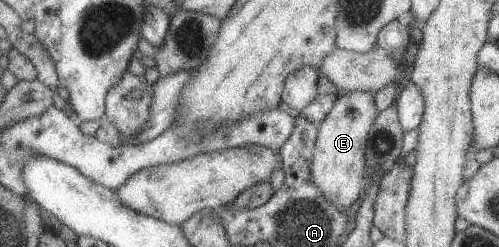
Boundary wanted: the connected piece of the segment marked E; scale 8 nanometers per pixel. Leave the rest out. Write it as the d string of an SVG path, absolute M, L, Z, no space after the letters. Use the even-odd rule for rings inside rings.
M363 91L340 92L333 112L320 124L321 130L312 168L314 181L339 210L347 211L363 196L367 177L366 142L378 112L374 94Z

